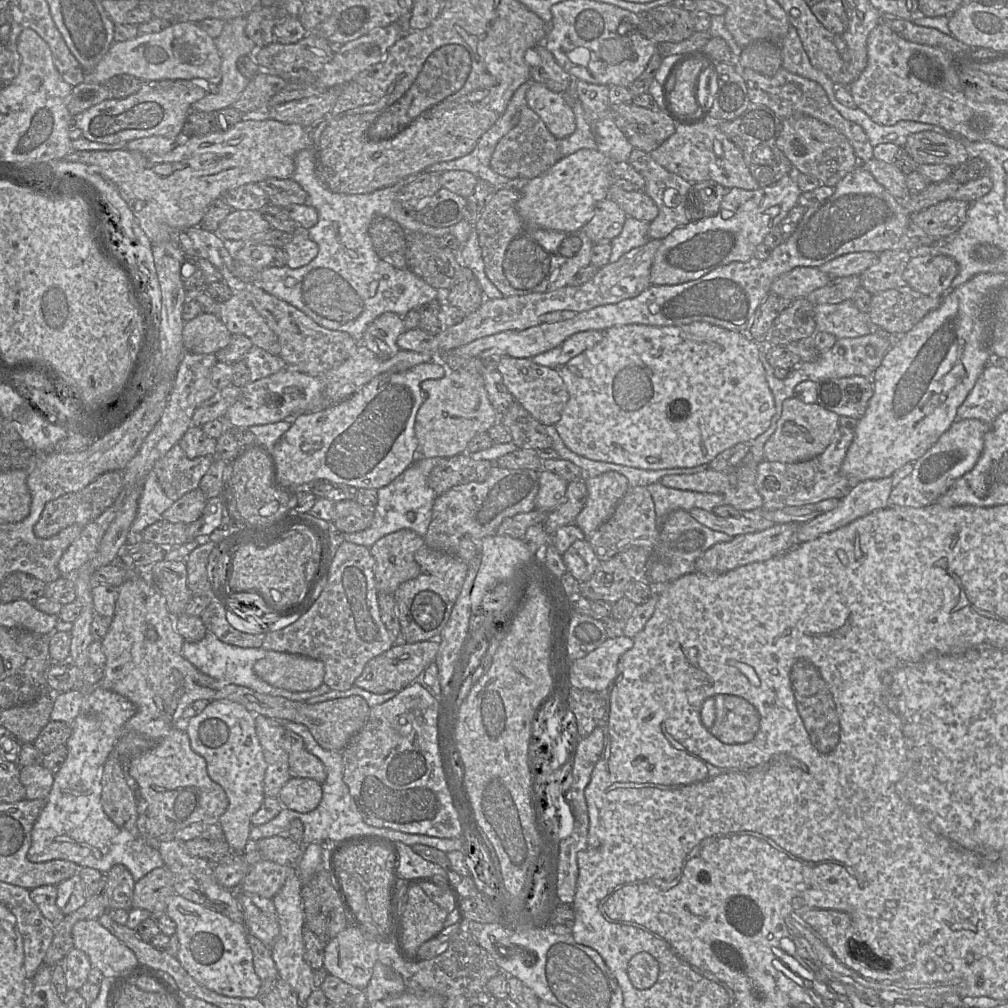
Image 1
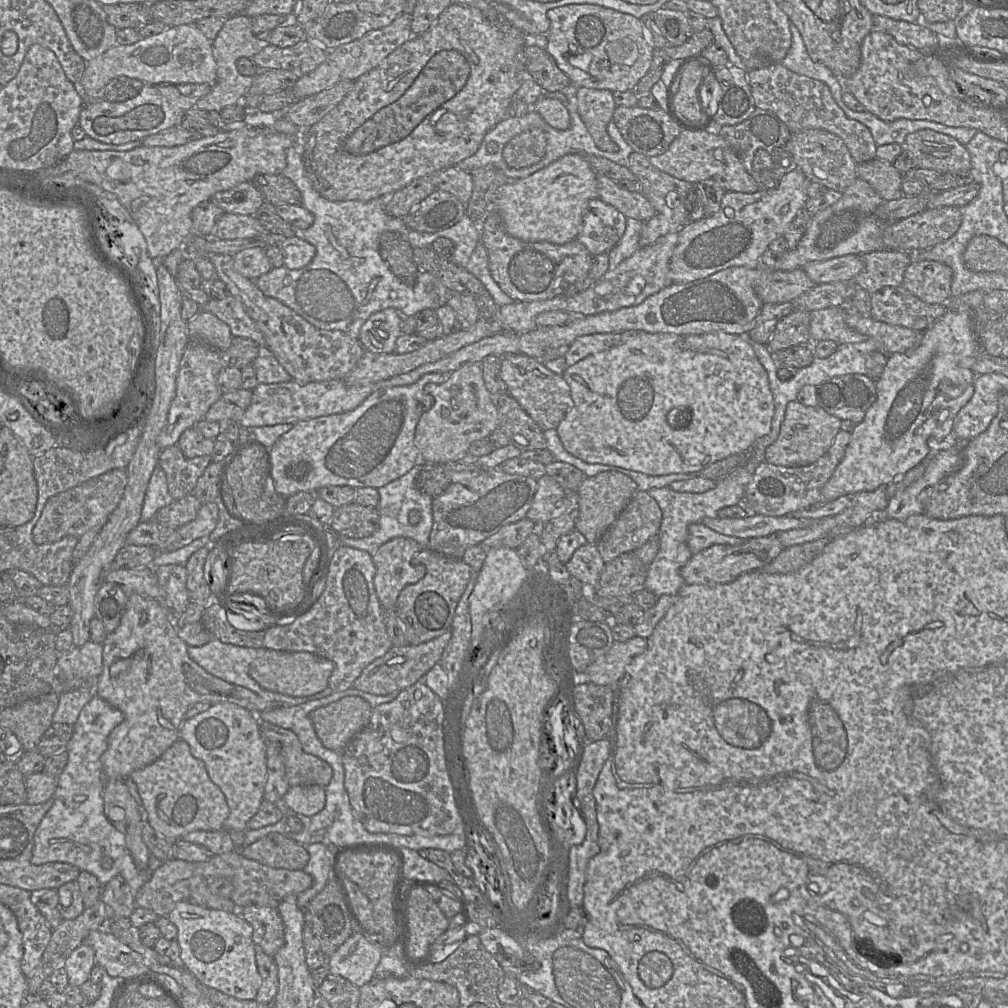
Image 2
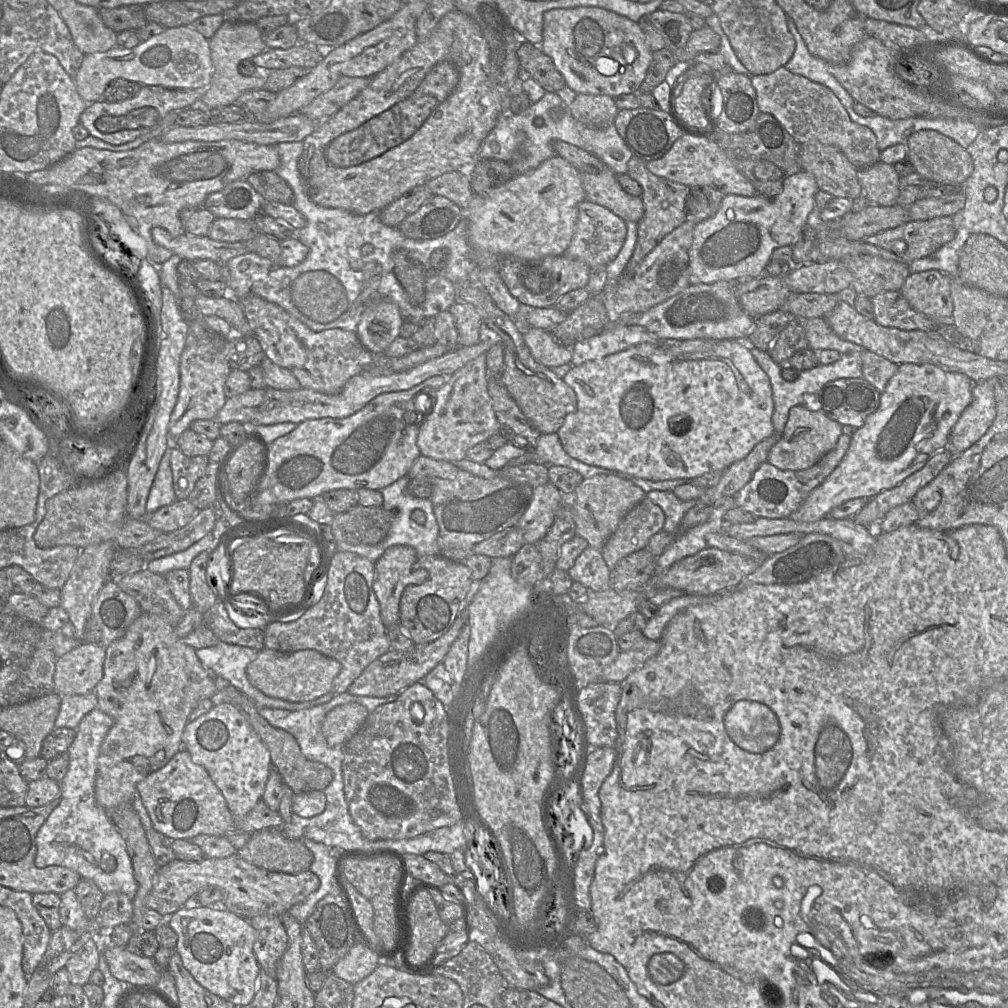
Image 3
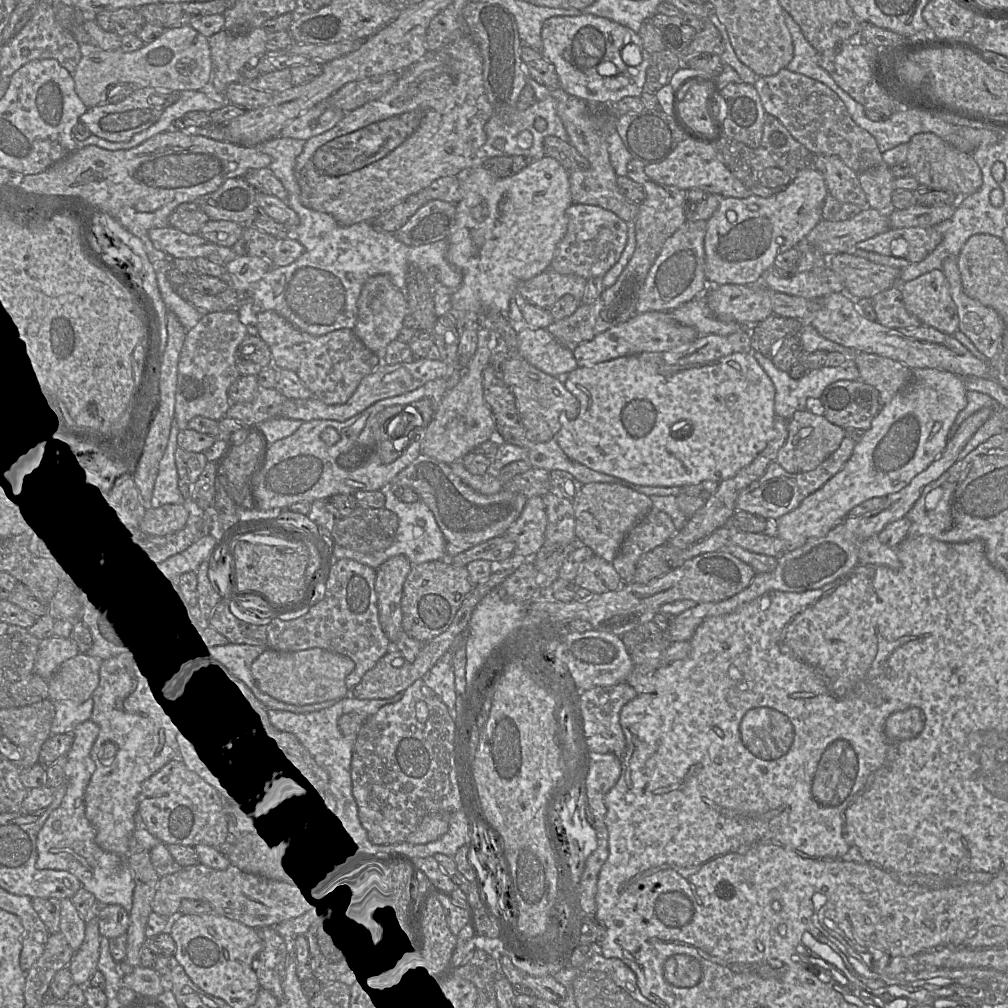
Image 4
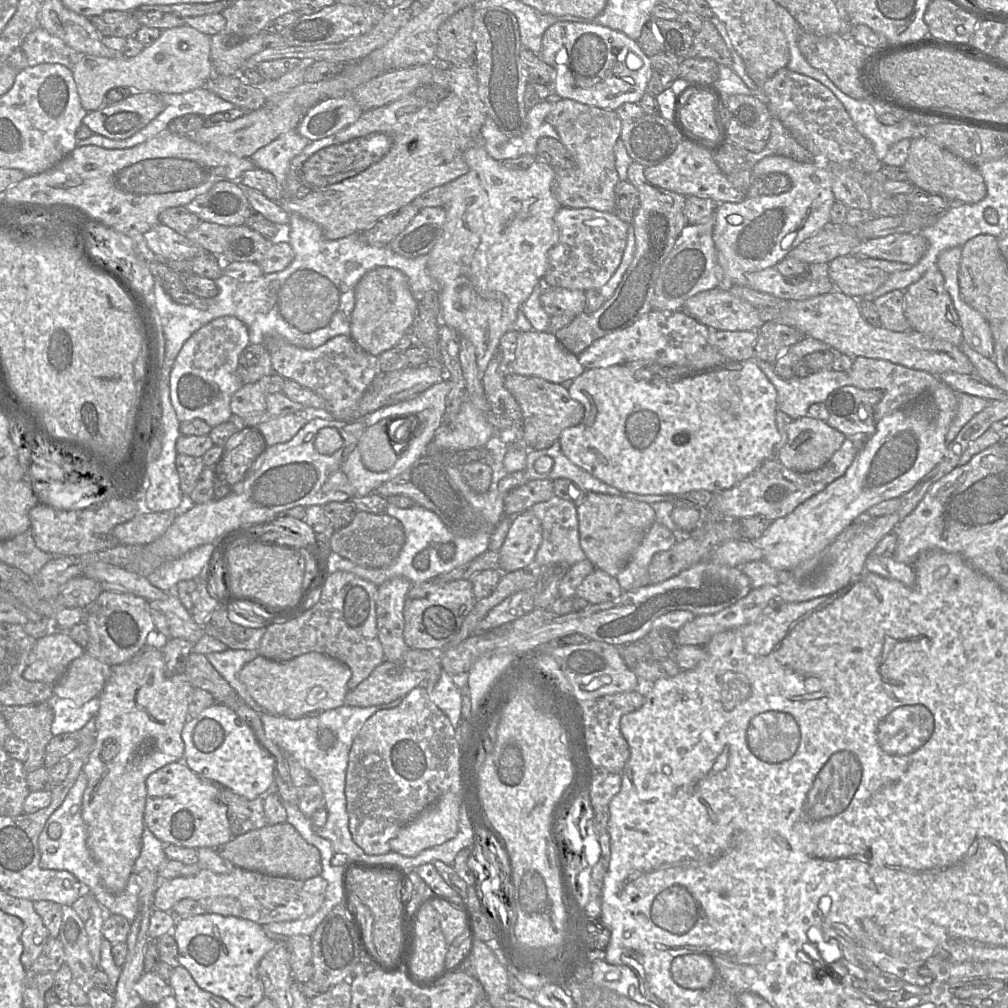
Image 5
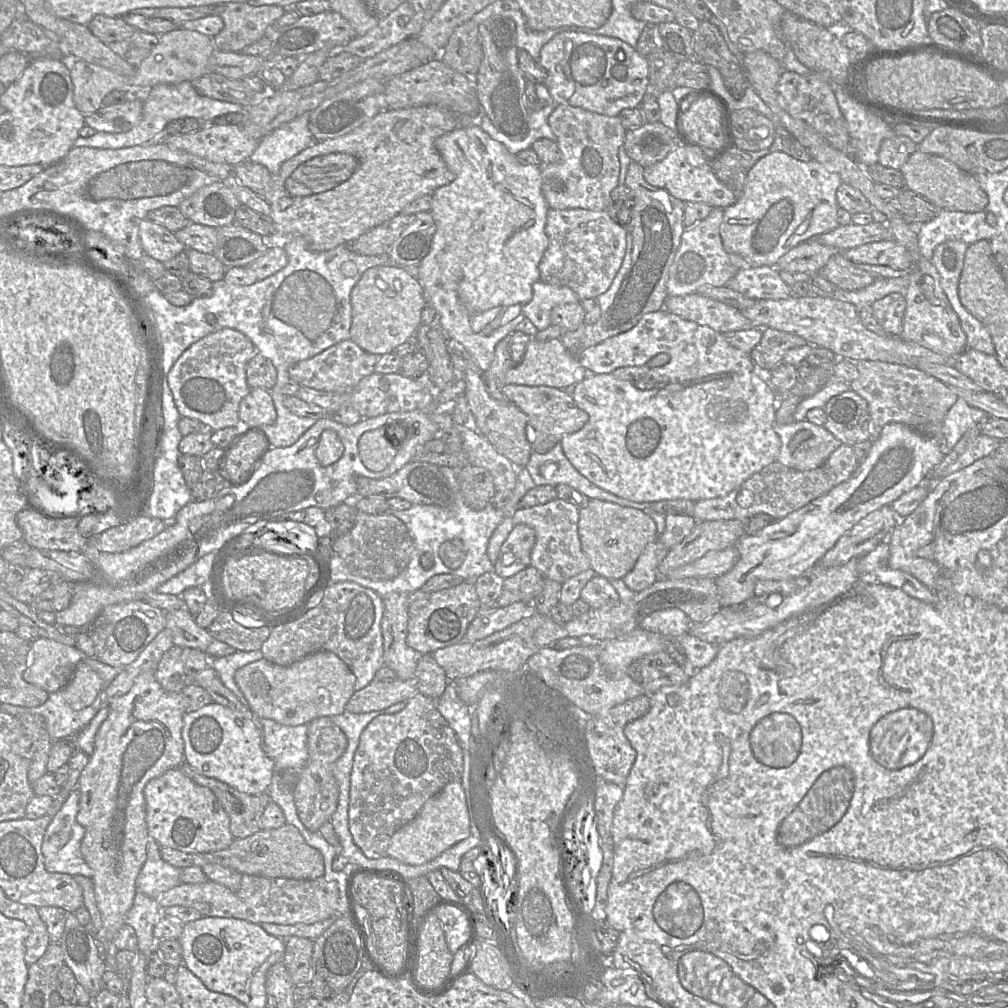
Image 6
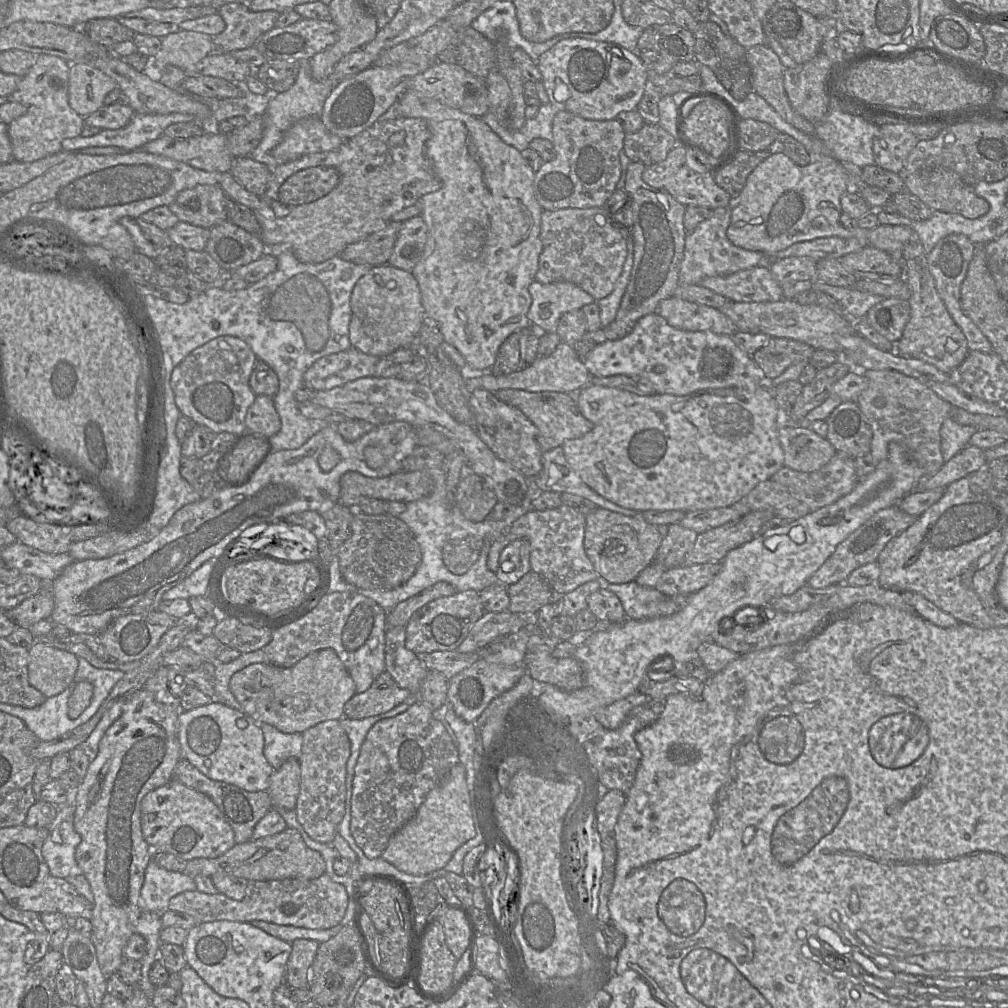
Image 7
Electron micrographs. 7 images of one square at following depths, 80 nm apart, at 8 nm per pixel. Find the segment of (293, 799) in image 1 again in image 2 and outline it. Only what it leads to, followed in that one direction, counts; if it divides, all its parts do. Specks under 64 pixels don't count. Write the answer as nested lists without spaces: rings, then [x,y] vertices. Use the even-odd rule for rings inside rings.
[[[319,785],[290,786],[281,805],[305,816],[319,813],[325,806],[325,789]]]

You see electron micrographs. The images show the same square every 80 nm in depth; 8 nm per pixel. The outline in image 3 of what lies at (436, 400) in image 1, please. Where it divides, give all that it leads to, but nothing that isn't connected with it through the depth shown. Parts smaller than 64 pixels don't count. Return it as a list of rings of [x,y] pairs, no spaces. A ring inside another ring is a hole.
[[[486,353],[468,362],[436,391],[436,404],[419,427],[417,446],[420,455],[456,464],[466,459],[469,449],[499,432],[499,424],[488,394]]]

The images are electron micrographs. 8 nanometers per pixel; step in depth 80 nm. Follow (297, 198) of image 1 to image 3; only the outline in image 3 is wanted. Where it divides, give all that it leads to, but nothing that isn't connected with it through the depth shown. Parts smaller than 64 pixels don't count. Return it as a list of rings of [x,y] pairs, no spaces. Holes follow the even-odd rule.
[[[275,171],[251,173],[246,177],[246,181],[262,196],[264,201],[293,203],[294,193],[291,187]]]

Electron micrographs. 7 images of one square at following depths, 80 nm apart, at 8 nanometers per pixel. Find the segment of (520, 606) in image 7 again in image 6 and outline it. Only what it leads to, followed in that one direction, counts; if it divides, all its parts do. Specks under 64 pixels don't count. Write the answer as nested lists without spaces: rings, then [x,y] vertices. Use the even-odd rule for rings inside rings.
[[[528,566],[512,577],[503,580],[502,593],[494,607],[505,607],[515,602],[532,604],[544,587],[544,576],[533,566]]]

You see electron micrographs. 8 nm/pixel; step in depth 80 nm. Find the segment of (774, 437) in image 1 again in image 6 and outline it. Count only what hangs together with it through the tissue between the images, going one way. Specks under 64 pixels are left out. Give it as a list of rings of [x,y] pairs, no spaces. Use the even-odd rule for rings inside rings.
[[[808,420],[777,425],[781,439],[777,460],[797,471],[820,467],[842,443],[824,426]]]

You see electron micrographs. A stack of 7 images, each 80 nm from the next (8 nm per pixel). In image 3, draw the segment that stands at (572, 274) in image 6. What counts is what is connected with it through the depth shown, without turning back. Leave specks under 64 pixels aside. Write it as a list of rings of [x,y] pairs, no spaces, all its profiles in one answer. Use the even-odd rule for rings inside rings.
[[[590,201],[579,207],[578,220],[570,246],[562,254],[569,259],[580,260],[590,268],[607,266],[619,254],[626,239],[626,222],[608,208]]]

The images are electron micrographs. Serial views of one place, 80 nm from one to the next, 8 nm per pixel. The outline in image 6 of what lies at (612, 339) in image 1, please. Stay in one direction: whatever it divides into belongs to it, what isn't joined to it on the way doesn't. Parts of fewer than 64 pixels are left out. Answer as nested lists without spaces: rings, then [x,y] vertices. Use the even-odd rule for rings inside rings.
[[[754,372],[653,389],[638,389],[611,373],[589,373],[575,385],[572,397],[589,418],[579,431],[563,435],[565,456],[595,486],[633,502],[674,499],[698,502],[725,496],[776,461],[782,445],[776,432],[779,396]]]

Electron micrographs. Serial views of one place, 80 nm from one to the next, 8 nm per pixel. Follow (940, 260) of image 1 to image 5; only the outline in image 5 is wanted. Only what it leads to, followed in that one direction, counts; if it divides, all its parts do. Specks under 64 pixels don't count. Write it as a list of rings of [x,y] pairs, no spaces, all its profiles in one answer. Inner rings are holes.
[[[938,269],[928,270],[916,282],[904,291],[904,315],[910,329],[945,340],[960,347],[963,343],[963,331],[951,297],[945,288],[944,277]]]

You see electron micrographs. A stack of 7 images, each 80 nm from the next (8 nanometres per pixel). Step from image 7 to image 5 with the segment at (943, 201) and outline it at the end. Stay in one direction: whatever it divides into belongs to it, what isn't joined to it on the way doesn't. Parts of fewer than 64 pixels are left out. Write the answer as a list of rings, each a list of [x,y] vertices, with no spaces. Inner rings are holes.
[[[926,137],[911,140],[908,157],[903,165],[908,181],[927,192],[938,194],[950,203],[974,204],[987,194],[984,179],[978,166],[972,165],[950,151],[932,143]]]

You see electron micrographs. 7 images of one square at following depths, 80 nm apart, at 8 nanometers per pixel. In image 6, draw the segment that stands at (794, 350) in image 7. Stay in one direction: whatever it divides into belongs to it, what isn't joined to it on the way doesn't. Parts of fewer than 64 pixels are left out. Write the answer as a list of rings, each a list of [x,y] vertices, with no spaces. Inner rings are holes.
[[[762,328],[762,338],[749,354],[763,369],[772,371],[783,360],[786,352],[792,348],[806,345],[808,342],[793,333],[774,328]]]

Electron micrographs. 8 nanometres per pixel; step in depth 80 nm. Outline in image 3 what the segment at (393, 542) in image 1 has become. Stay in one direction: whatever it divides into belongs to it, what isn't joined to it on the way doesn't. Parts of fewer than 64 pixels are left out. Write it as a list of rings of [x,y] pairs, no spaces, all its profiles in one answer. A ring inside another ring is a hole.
[[[395,545],[387,548],[374,563],[373,590],[379,603],[382,623],[386,628],[399,624],[399,603],[404,589],[408,585],[423,583],[428,576],[428,572],[425,569],[412,569],[412,565],[416,560],[417,553],[412,547]]]

